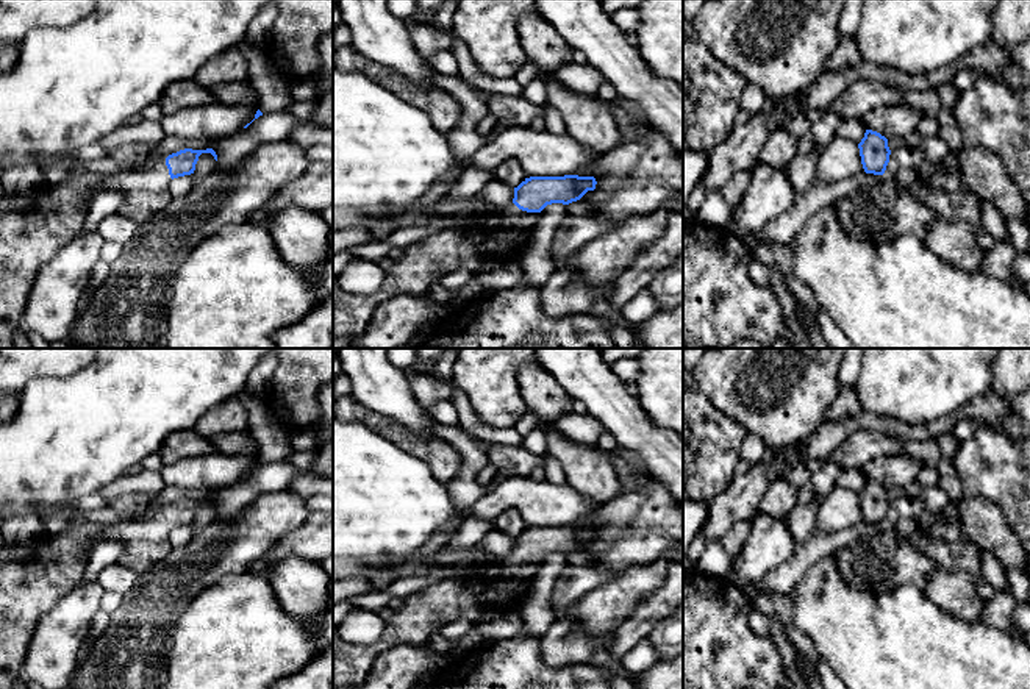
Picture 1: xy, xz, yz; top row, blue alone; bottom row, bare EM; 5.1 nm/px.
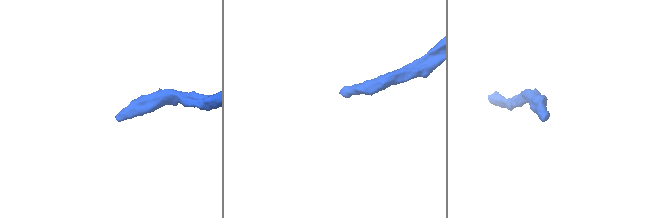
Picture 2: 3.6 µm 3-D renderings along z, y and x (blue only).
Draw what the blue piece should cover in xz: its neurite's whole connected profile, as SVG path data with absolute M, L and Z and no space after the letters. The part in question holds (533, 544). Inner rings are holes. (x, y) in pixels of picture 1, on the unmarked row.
M530 527L514 537L514 548L510 555L494 556L475 567L470 567L452 578L435 583L405 598L400 609L384 622L384 631L375 645L347 644L333 627L333 689L356 689L366 677L377 656L397 645L425 645L435 633L458 619L472 623L491 609L506 606L525 597L531 581L539 570L539 562L552 553L569 555L580 550L588 541L595 539L594 527Z

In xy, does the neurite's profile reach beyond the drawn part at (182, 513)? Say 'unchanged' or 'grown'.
grown

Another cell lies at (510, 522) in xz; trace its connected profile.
M513 508L505 509L494 522L494 530L513 537L517 537L525 528L524 517Z

